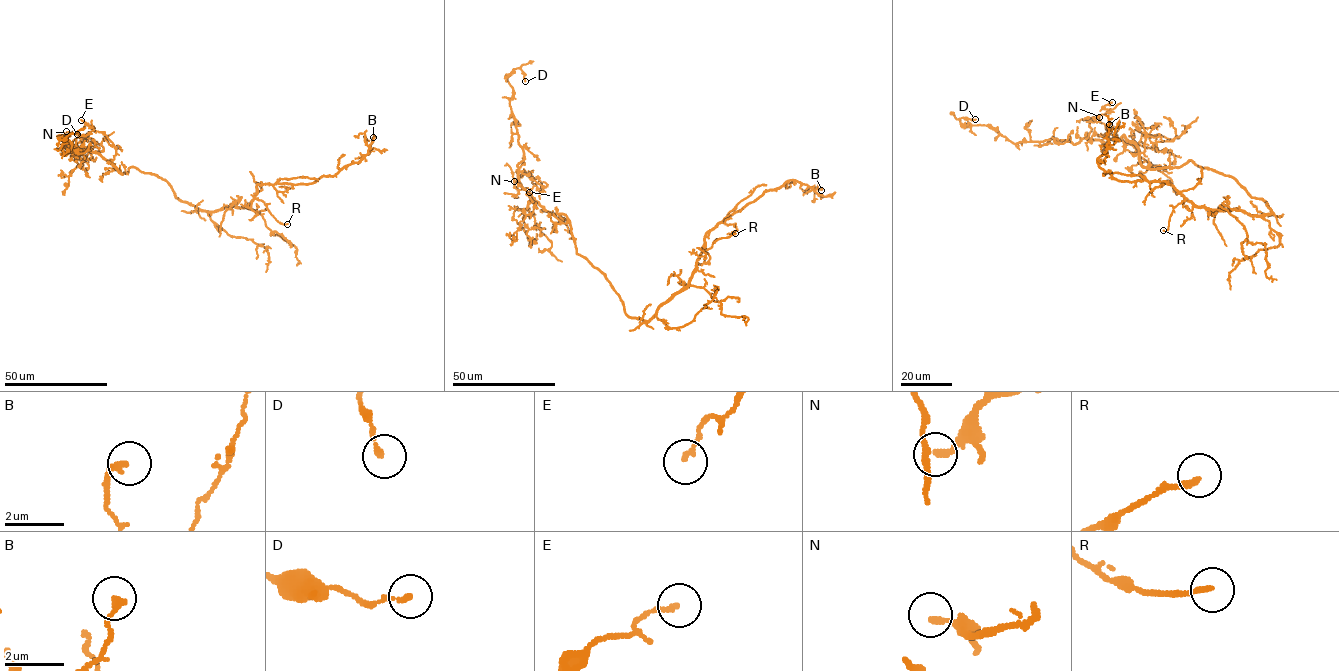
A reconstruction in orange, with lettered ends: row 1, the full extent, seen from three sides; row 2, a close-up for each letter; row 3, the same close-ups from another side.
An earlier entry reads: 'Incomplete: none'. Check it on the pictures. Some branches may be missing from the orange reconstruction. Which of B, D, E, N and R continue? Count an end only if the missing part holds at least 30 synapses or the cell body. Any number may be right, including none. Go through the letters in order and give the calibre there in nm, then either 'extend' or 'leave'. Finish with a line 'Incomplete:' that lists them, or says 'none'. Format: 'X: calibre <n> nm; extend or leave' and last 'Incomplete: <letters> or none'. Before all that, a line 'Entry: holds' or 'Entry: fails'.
Entry: holds
B: calibre 200 nm; leave
D: calibre 170 nm; leave
E: calibre 160 nm; leave
N: calibre 200 nm; leave
R: calibre 180 nm; leave
Incomplete: none

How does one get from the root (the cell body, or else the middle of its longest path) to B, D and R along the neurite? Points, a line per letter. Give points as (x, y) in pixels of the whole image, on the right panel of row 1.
B: (1243, 188), (1263, 199), (1271, 212), (1208, 209), (1163, 181), (1118, 181), (1097, 161), (1108, 143), (1109, 124)
D: (1243, 188), (1192, 160), (1146, 168), (1125, 136), (1014, 143), (987, 125), (959, 120), (975, 119)
R: (1243, 188), (1263, 199), (1271, 212), (1208, 209), (1186, 199), (1174, 207), (1163, 230)

